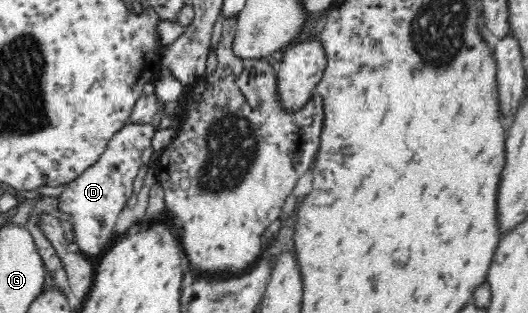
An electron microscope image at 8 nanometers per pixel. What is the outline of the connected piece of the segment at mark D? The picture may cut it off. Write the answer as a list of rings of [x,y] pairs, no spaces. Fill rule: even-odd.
[[[125,124],[113,135],[102,156],[79,177],[65,184],[64,191],[57,197],[58,211],[71,215],[69,225],[75,234],[74,242],[85,257],[97,256],[111,243],[117,218],[133,195],[133,181],[143,164],[143,152],[151,145],[155,132],[152,124]]]

